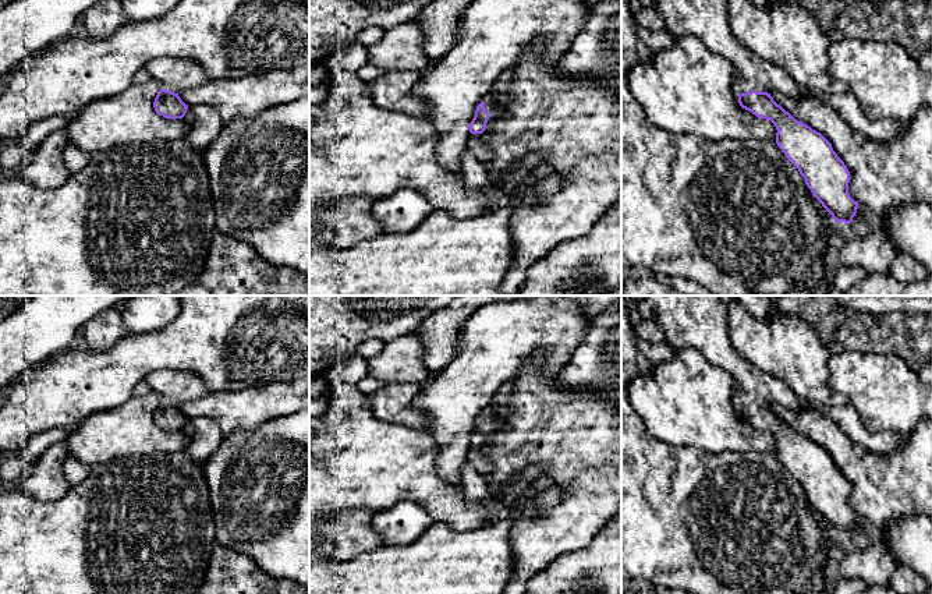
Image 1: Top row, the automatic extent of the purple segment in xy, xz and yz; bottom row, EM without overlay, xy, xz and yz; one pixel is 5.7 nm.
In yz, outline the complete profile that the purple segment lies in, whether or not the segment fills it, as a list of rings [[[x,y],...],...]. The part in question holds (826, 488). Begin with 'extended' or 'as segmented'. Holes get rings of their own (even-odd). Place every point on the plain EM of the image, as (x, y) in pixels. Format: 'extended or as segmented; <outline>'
extended; [[[648,296],[639,303],[639,311],[644,319],[655,322],[663,330],[666,343],[671,347],[676,350],[694,349],[710,365],[731,376],[737,385],[734,403],[738,407],[740,418],[758,431],[766,431],[775,436],[777,459],[798,481],[812,508],[832,527],[834,534],[850,537],[860,516],[848,506],[850,484],[847,478],[821,445],[795,432],[773,413],[772,404],[800,410],[802,403],[782,379],[750,364],[736,351],[727,335],[726,298],[726,296]]]

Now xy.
extended; [[[156,370],[148,374],[145,381],[162,400],[153,420],[166,431],[182,431],[188,417],[178,407],[199,400],[210,392],[198,375],[184,370]]]

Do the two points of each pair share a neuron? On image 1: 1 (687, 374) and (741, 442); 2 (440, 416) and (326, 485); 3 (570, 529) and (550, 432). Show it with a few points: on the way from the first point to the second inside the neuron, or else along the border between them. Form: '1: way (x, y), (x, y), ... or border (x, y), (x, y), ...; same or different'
1: way (690, 391), (725, 425); same
2: border (424, 427), (432, 435), (439, 456); different
3: way (578, 505), (578, 466), (569, 456); same

